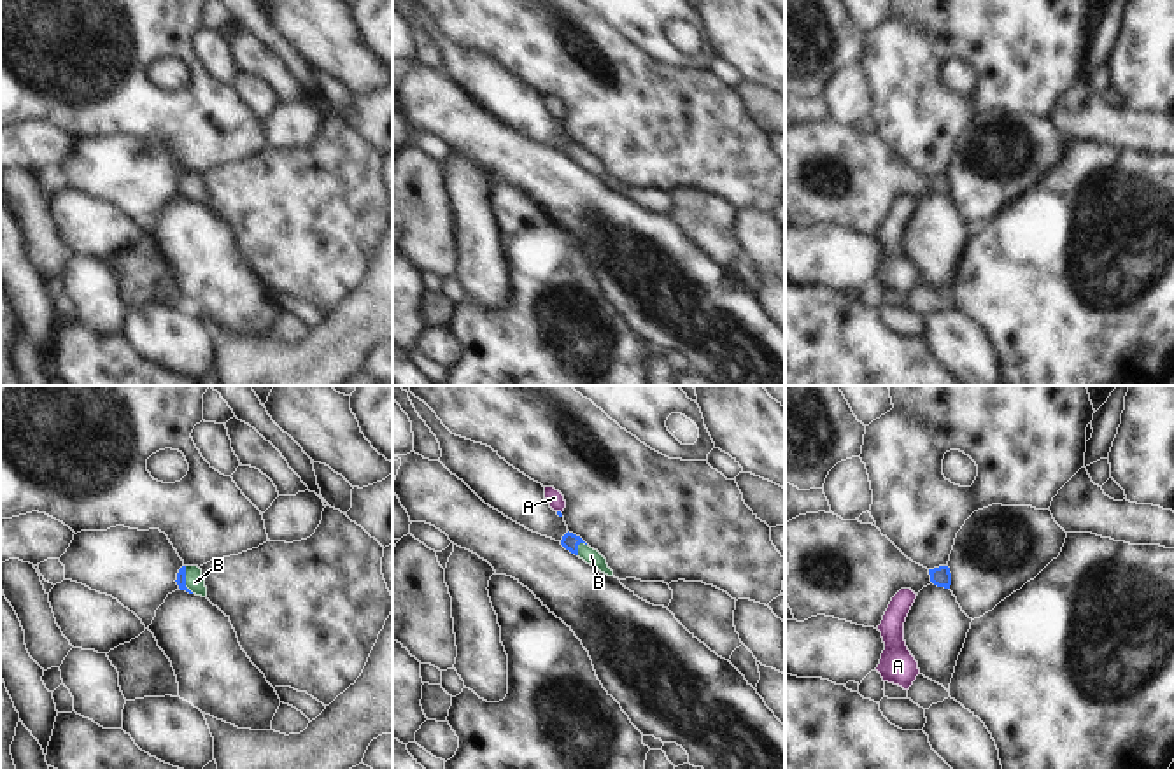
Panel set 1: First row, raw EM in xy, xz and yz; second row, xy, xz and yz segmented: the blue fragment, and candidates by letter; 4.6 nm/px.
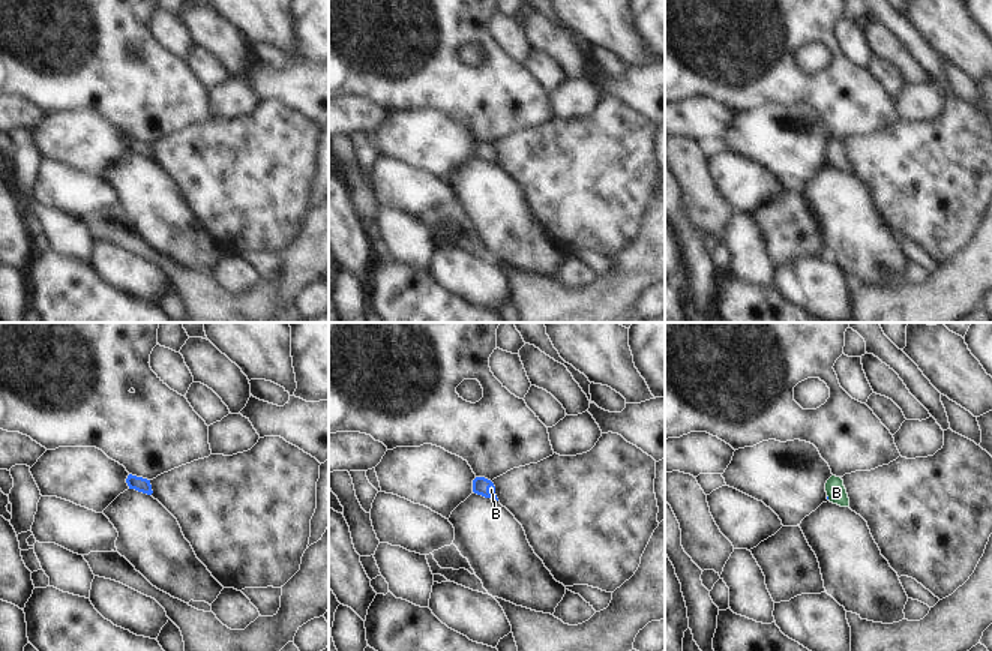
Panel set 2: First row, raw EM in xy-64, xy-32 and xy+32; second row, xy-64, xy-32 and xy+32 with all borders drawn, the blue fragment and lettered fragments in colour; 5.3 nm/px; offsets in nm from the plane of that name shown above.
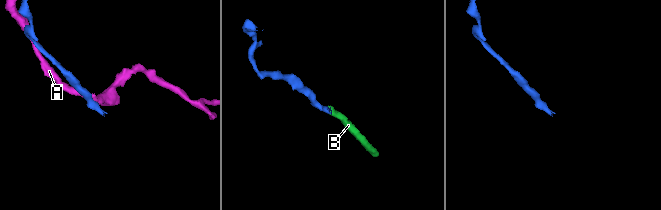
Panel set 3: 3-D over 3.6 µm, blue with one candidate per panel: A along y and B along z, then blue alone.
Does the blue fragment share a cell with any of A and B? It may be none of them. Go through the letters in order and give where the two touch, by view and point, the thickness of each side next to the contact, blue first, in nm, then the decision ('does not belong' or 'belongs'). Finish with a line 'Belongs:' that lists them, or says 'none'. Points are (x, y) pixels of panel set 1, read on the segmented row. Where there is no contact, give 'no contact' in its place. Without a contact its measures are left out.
A: meets blue in xz at (559, 512); 20 nm thick on the blue side, 80 nm on the other; does not belong
B: meets blue in xy at (184, 580); 50 nm thick on the blue side, 90 nm on the other; belongs
Belongs: B

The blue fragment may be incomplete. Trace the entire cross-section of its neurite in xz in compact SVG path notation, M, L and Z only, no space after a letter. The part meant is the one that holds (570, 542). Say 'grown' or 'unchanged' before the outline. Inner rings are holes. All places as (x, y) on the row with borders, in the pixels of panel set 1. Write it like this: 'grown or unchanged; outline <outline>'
grown; outline M568 531L562 536L561 545L601 573L613 576L613 571L608 568L606 559L598 550L591 548L580 536Z

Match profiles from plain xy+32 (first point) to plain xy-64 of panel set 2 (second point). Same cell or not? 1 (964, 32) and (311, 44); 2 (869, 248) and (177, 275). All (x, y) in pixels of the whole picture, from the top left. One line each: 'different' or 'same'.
1: different
2: different

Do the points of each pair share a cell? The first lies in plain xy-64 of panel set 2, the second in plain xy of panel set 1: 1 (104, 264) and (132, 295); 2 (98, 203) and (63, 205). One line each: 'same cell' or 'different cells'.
1: different cells
2: same cell

